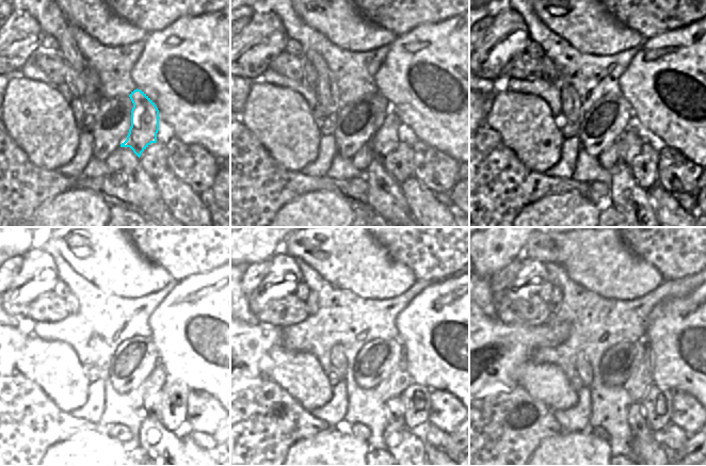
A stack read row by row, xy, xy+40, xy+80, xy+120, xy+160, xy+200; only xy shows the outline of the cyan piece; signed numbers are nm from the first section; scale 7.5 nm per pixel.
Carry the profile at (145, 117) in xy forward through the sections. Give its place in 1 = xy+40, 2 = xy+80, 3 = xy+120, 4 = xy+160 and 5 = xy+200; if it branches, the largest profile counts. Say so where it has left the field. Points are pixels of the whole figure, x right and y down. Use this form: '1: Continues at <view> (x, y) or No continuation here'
1: Continues at xy+40 (385, 139)
2: Continues at xy+80 (627, 153)
3: Continues at xy+120 (153, 404)
4: Continues at xy+160 (394, 410)
5: Continues at xy+200 (637, 421).

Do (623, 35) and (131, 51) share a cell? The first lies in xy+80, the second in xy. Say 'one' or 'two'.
two

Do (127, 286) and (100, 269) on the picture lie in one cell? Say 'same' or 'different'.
same

